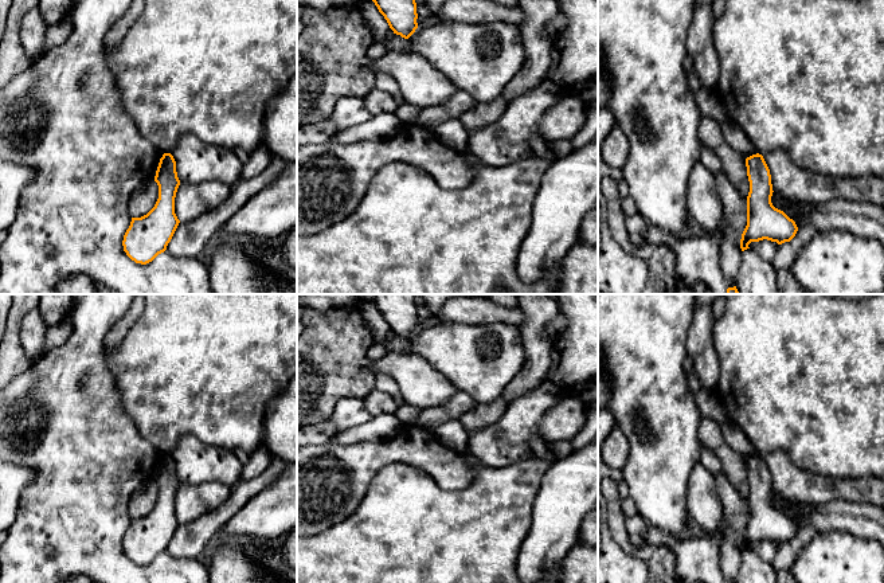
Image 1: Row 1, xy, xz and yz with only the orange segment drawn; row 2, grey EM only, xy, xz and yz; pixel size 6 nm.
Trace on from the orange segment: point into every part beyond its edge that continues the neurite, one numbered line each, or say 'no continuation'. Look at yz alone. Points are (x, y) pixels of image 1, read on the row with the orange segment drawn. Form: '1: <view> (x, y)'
no continuation

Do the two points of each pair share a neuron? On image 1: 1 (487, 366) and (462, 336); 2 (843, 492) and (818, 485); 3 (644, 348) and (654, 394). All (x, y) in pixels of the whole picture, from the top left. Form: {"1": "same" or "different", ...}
{"1": "same", "2": "same", "3": "same"}

